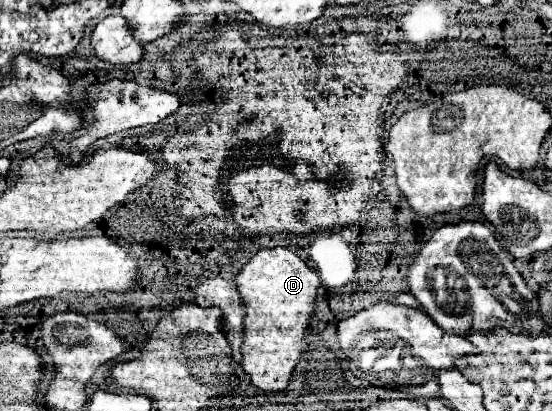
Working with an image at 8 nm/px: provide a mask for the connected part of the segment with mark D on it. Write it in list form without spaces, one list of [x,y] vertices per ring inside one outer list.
[[[262,249],[236,275],[236,287],[244,299],[248,315],[244,319],[242,367],[252,383],[266,391],[286,391],[294,367],[304,351],[304,331],[310,327],[316,311],[320,279],[314,269],[304,265],[290,249]]]

